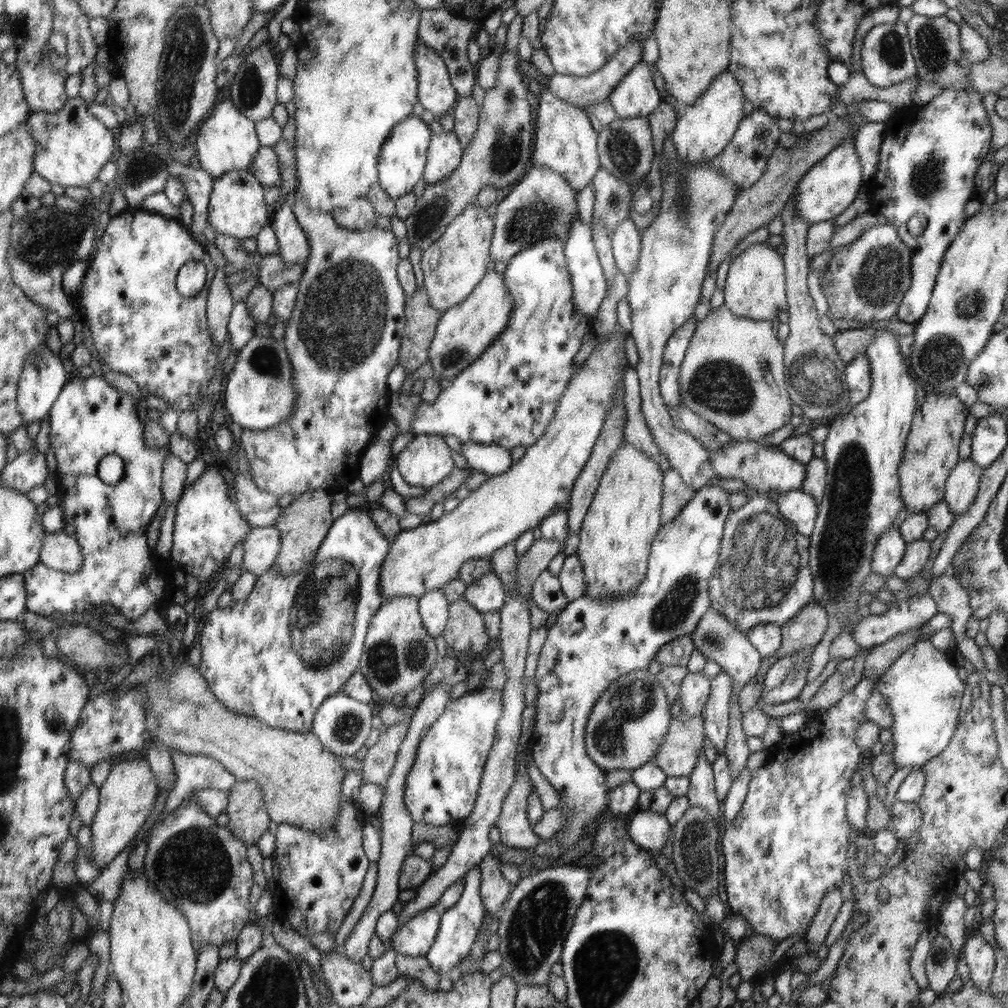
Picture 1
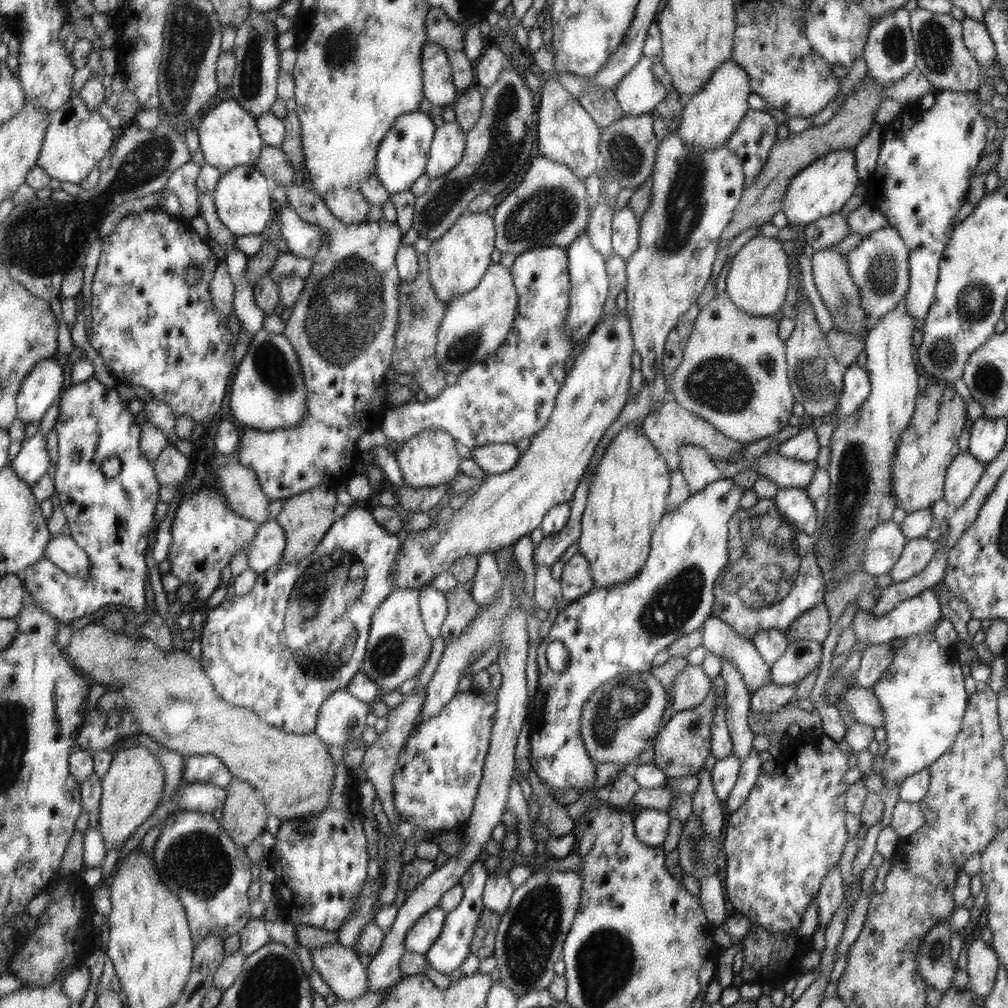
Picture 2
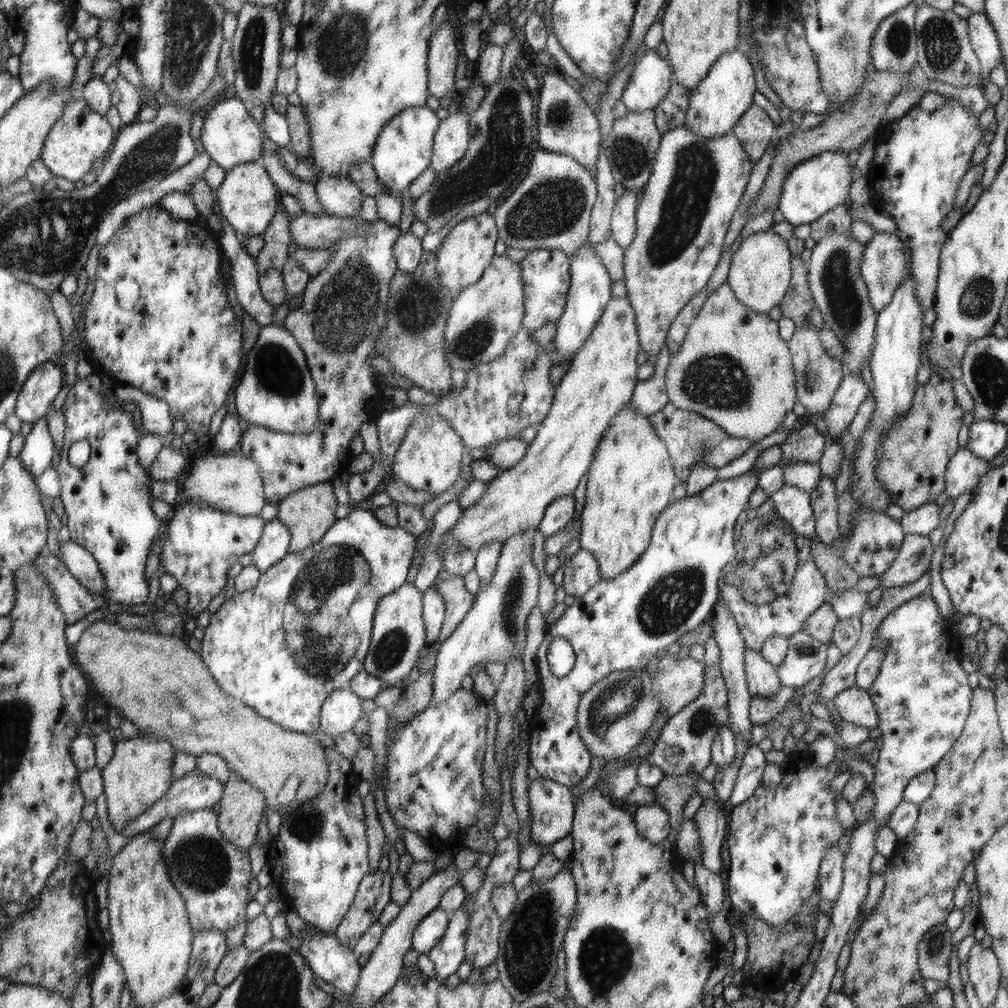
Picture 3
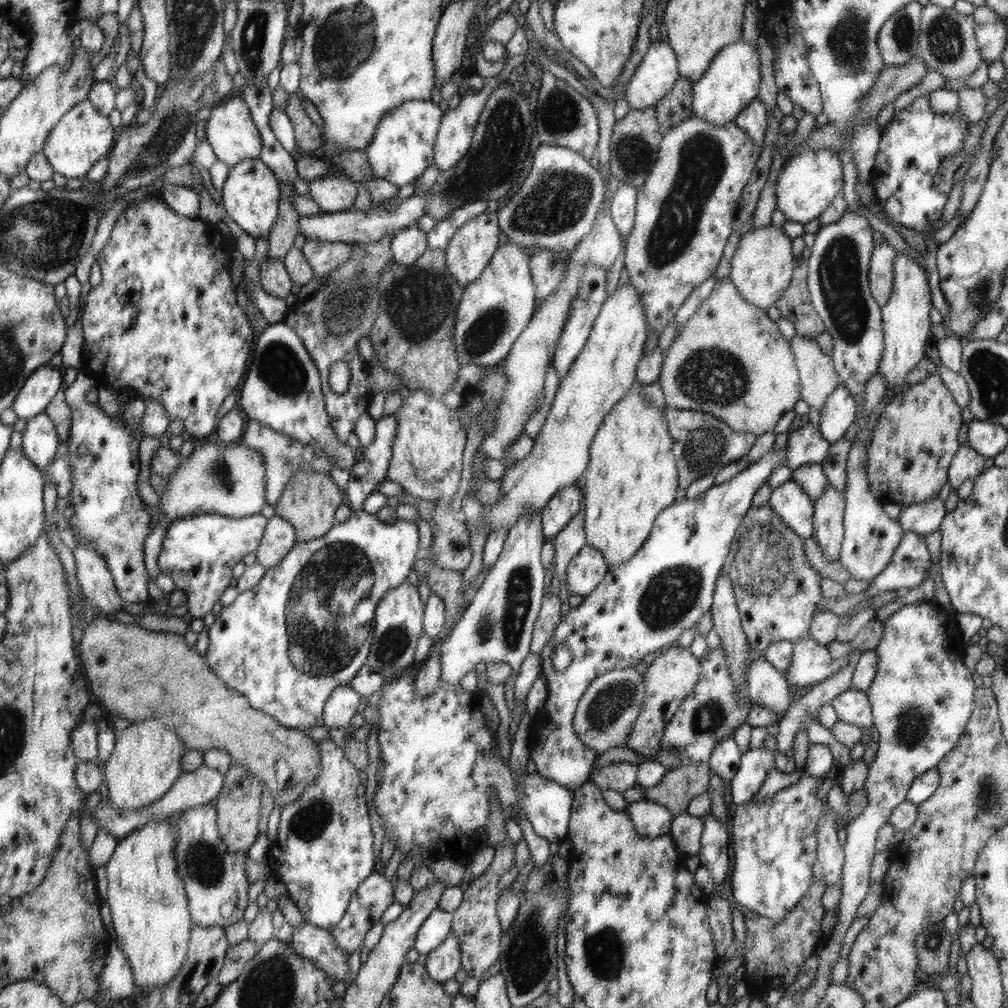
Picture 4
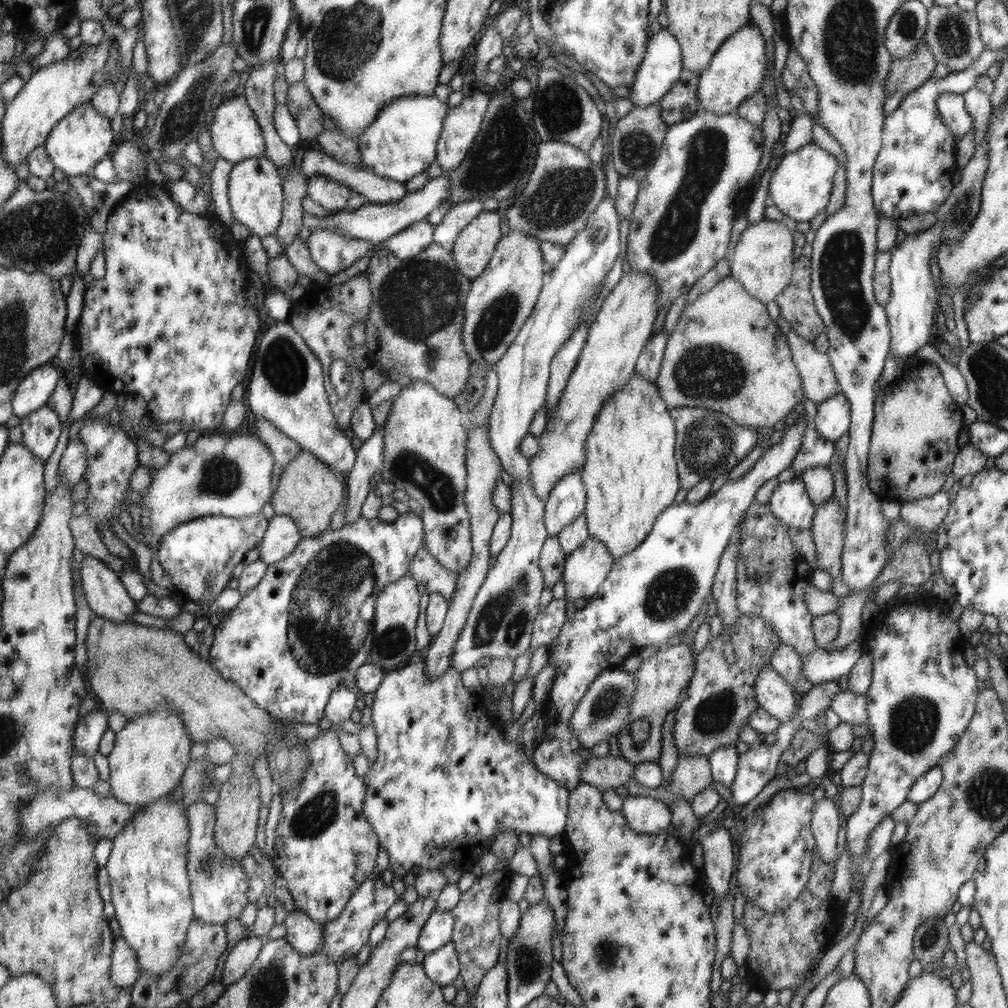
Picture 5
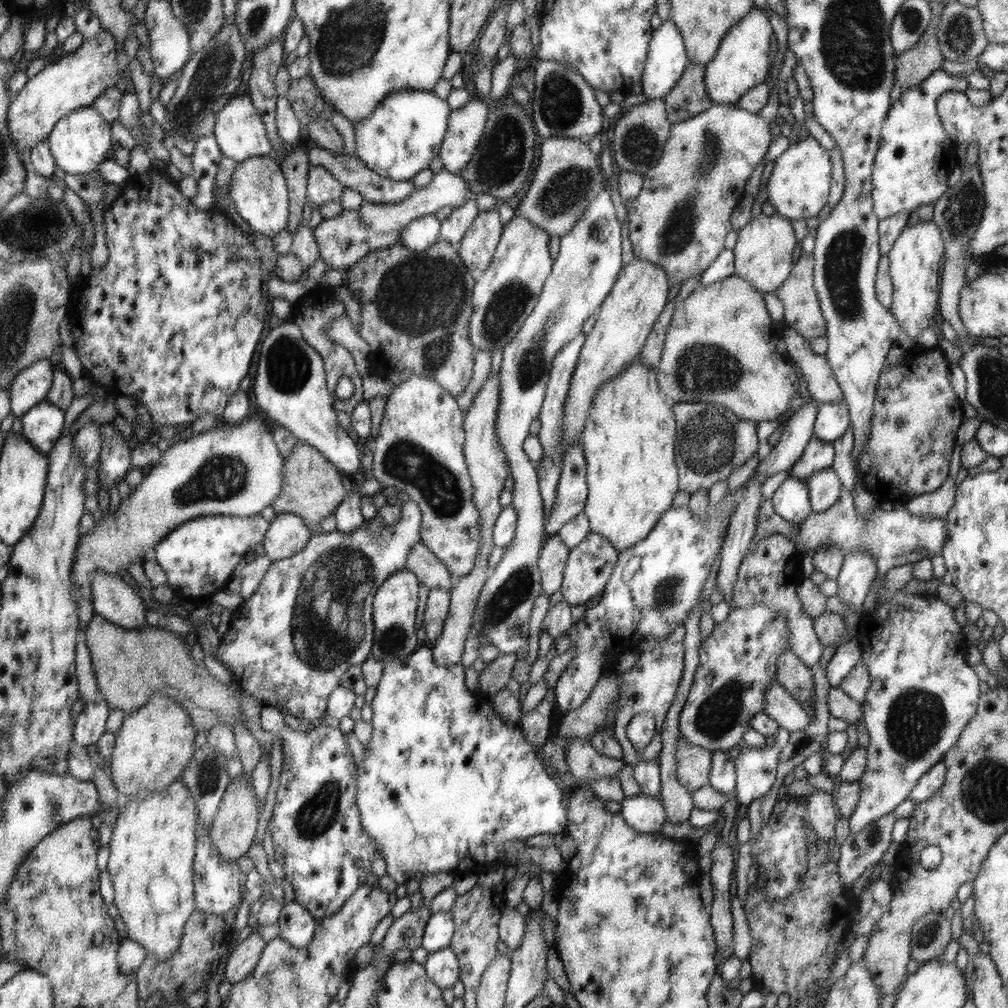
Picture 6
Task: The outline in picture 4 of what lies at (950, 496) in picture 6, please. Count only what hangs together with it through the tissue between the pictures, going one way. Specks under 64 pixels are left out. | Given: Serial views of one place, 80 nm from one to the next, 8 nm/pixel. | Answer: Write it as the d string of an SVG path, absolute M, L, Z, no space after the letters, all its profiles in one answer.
M936 496L923 504L902 507L897 522L905 532L928 536L939 530L947 514L945 502Z

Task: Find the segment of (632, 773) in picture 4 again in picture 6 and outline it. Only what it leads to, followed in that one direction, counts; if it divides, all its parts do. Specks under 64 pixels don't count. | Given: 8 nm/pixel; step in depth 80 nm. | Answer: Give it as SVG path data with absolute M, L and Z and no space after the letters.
M572 740L565 753L569 771L577 783L603 776L617 778L625 764L622 759L613 759L596 751L590 741Z

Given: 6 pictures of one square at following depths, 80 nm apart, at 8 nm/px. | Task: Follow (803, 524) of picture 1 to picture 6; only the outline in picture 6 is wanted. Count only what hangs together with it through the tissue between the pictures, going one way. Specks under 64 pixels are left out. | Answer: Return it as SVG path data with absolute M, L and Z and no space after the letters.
M797 477L785 479L771 500L778 515L791 524L800 525L813 515L809 486L805 480Z

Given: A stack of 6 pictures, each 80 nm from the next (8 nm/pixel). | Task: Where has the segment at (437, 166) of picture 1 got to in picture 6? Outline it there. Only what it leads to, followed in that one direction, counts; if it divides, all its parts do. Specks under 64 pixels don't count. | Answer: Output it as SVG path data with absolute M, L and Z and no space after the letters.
M472 93L466 104L454 110L456 120L450 119L449 132L444 136L440 160L444 169L456 174L466 168L476 153L489 122L488 106L482 97Z

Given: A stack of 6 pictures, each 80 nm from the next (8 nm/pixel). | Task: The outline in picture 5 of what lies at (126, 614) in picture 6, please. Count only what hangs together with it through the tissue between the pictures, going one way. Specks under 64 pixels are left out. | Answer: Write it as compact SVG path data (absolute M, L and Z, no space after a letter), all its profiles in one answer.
M85 555L81 564L80 580L90 610L111 621L134 622L130 616L140 612L138 603L128 596L117 572L92 555Z

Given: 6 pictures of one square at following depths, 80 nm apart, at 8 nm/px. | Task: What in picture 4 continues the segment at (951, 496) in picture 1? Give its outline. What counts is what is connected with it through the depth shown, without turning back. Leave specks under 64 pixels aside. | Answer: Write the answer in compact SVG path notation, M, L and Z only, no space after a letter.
M962 444L950 464L947 482L952 490L958 490L964 481L976 479L986 468L986 458L979 456L971 446Z

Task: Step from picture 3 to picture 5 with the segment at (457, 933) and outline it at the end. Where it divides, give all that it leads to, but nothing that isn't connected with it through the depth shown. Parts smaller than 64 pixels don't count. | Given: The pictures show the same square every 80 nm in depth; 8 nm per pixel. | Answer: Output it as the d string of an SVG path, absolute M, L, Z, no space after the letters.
M448 942L438 951L426 955L424 968L434 983L441 987L452 985L460 975L460 962L454 944Z

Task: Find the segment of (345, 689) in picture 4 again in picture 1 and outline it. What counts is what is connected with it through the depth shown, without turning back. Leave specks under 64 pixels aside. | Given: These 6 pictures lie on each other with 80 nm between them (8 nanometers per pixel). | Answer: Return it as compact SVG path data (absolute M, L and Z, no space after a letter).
M343 690L329 696L313 718L312 732L330 752L341 756L354 756L366 742L372 730L372 706L348 696Z

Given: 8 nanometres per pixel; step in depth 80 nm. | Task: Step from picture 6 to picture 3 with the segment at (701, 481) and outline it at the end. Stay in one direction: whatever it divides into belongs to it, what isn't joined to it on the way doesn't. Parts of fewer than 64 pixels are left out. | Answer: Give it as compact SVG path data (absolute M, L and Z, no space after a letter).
M670 402L662 410L651 414L649 421L650 424L653 424L656 434L662 436L666 448L670 448L670 456L674 456L674 473L682 482L688 480L690 470L696 466L696 462L704 462L718 470L745 455L755 443L749 438L730 436L724 428L720 428L713 420L708 420L697 412L678 408L677 405Z

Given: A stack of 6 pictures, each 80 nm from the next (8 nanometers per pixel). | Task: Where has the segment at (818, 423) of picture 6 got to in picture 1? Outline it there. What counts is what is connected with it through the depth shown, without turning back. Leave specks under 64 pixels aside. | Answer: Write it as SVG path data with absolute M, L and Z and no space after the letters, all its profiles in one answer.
M866 354L852 359L845 368L845 381L849 388L851 405L862 402L871 391L871 366Z

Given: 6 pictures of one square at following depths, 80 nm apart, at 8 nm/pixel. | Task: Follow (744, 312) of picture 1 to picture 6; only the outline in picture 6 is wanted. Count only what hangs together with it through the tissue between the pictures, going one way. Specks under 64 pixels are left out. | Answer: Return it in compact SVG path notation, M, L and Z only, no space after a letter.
M762 213L738 231L733 249L734 275L748 280L763 295L767 292L774 293L791 275L790 270L792 270L792 262L794 262L796 244L798 244L798 240L794 238L794 230L790 226L788 217Z

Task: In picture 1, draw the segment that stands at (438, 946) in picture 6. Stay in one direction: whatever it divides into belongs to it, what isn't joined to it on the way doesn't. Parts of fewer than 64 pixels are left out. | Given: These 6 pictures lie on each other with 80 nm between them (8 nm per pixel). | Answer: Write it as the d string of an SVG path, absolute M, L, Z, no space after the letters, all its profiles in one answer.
M432 906L401 924L391 938L392 949L404 956L425 956L435 942L441 914L440 907Z

